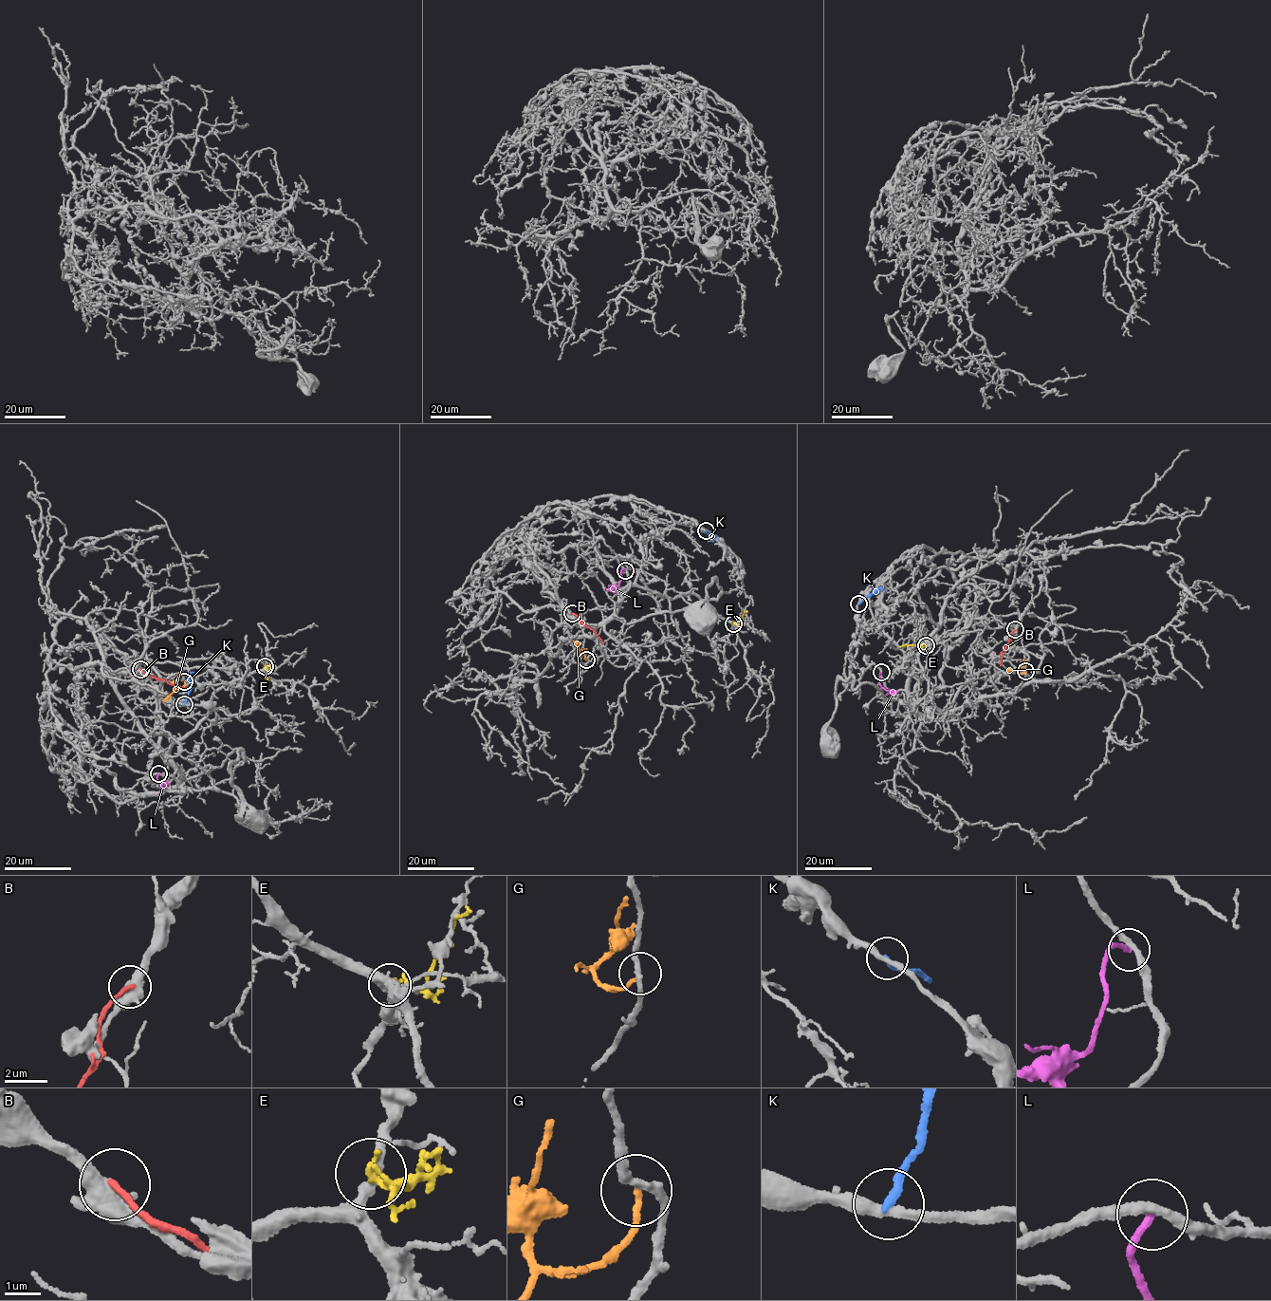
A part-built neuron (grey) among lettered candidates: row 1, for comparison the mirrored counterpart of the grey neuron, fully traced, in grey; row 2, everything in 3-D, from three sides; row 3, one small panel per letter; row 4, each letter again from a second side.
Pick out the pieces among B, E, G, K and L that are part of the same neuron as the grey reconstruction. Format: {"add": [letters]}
{"add": []}

